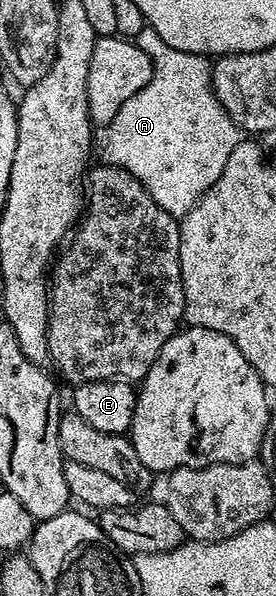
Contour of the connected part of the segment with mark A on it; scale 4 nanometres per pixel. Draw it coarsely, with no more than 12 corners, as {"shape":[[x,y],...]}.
{"shape":[[148,27],[104,160],[180,219],[243,133],[208,56]]}

